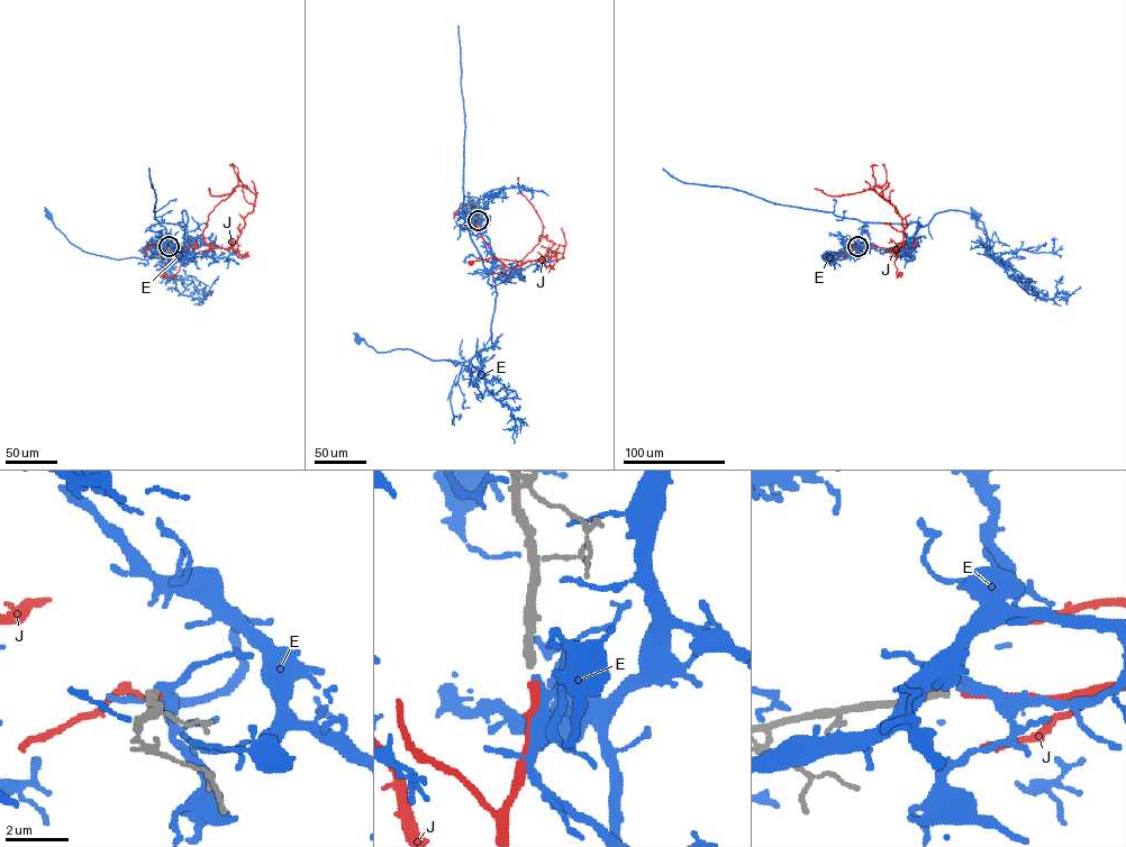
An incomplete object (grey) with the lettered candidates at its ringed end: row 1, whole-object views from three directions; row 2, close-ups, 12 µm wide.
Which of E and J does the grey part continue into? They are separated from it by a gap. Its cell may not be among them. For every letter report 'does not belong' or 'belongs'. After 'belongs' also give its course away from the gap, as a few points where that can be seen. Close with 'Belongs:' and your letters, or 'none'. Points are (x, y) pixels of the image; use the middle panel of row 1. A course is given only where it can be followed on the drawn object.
E: does not belong
J: belongs | via (478, 220), (482, 239), (497, 257), (509, 267), (524, 263), (490, 257), (471, 263)
Belongs: J

